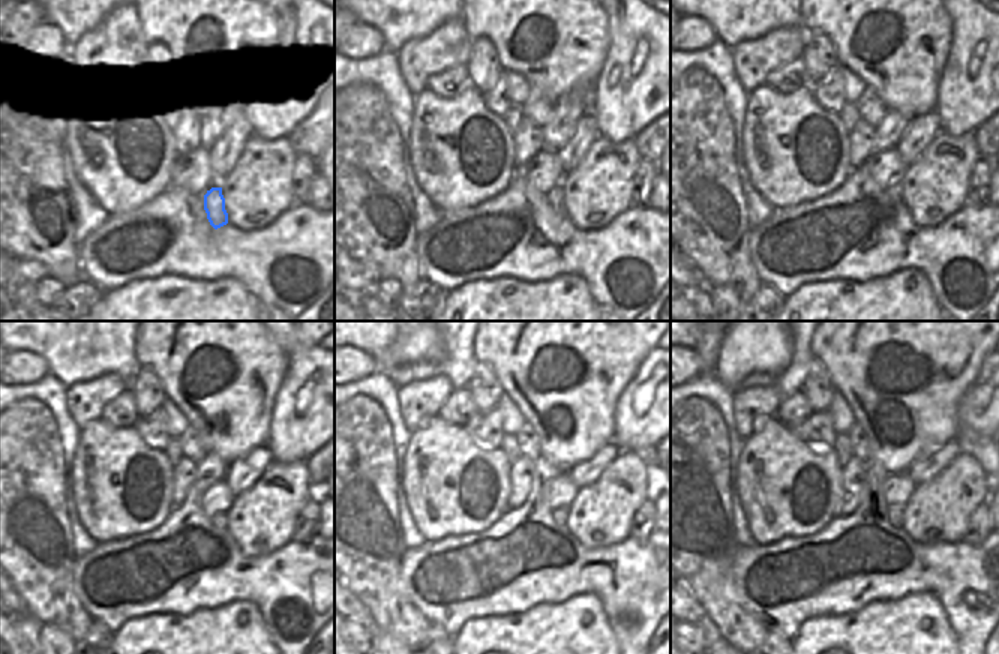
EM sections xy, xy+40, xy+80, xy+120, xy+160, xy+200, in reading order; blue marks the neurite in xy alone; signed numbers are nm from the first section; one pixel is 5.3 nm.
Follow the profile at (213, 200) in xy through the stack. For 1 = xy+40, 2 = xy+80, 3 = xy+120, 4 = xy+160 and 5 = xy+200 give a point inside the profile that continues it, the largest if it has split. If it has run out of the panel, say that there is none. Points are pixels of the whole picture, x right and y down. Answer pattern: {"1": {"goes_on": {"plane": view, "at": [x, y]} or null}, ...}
{"1": {"goes_on": {"plane": "xy+40", "at": [555, 197]}}, "2": {"goes_on": {"plane": "xy+80", "at": [893, 191]}}, "3": {"goes_on": {"plane": "xy+120", "at": [221, 519]}}, "4": {"goes_on": {"plane": "xy+160", "at": [560, 515]}}, "5": {"goes_on": {"plane": "xy+200", "at": [894, 512]}}}

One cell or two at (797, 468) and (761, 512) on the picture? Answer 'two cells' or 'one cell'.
one cell

